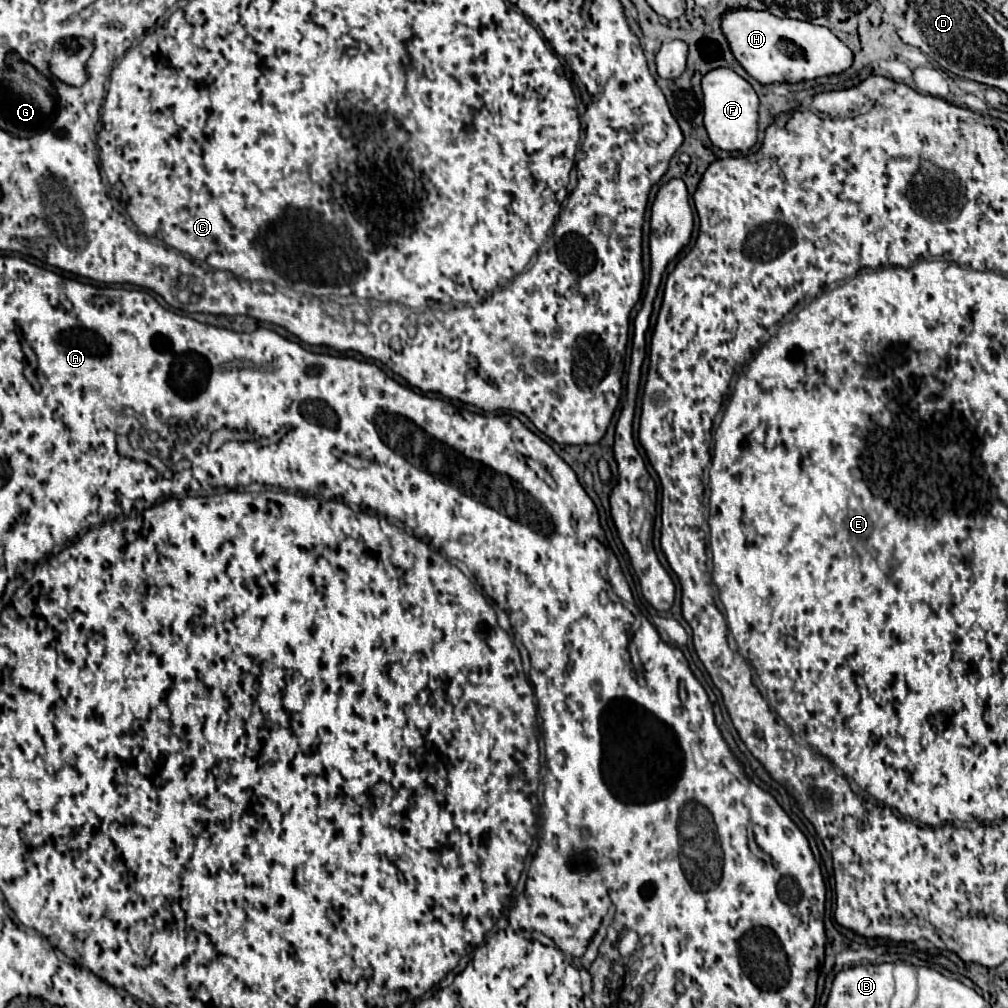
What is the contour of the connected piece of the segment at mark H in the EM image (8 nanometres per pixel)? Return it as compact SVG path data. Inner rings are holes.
M726 8L720 16L720 28L734 58L758 82L800 82L818 76L840 74L852 66L852 52L828 28L814 26L798 18L778 18L754 8Z

